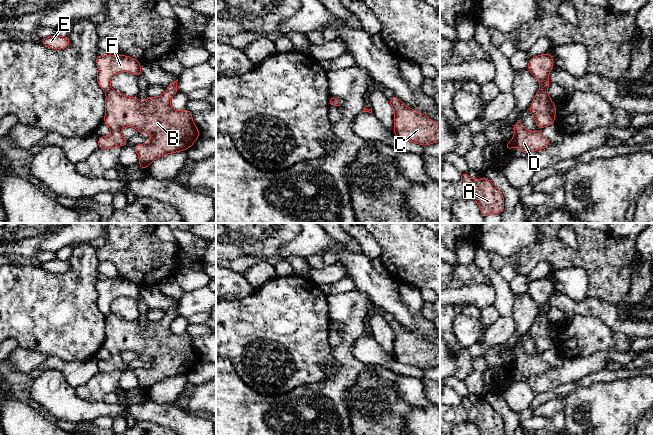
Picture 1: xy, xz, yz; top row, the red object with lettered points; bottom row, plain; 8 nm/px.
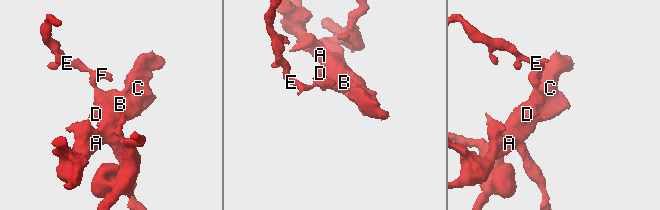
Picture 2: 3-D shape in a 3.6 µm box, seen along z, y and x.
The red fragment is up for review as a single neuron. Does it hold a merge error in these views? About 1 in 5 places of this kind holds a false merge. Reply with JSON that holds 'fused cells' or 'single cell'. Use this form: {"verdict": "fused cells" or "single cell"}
{"verdict": "fused cells"}

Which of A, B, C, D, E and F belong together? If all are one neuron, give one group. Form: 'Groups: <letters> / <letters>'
Groups: A B C D / E F

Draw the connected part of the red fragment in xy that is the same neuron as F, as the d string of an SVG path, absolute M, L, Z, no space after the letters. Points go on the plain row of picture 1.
M97 279L96 288L98 290L97 305L99 310L107 317L111 311L112 301L120 296L129 296L136 300L141 299L141 287L125 279Z

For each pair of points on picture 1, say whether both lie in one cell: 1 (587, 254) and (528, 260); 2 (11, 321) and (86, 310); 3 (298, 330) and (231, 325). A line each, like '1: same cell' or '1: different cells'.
1: same cell
2: same cell
3: same cell

